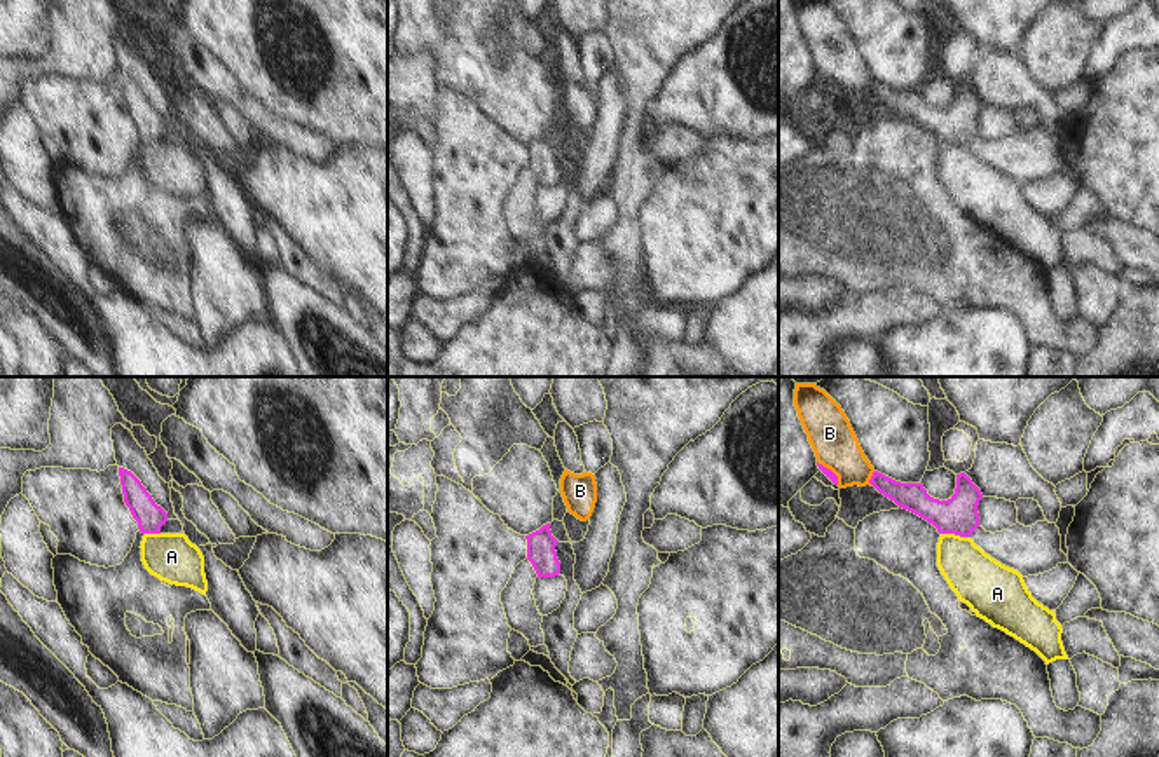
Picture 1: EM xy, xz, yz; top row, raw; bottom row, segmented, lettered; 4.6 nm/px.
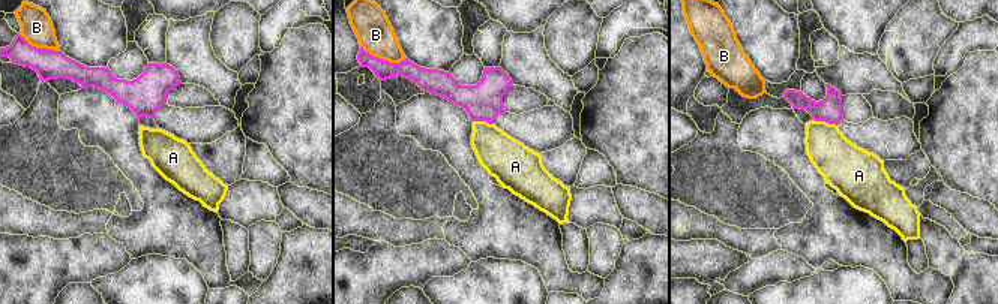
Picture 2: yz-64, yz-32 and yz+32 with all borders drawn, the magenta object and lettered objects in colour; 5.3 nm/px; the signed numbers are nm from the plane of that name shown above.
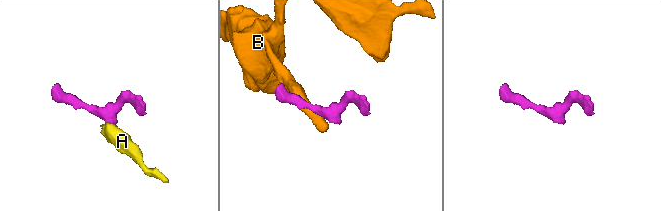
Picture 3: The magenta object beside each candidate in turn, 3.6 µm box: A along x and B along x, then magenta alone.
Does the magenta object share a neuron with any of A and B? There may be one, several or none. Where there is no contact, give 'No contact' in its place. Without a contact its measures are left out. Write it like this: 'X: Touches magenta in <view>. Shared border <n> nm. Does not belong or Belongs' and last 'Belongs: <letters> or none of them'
A: Touches magenta in yz. Shared border 140 nm. Does not belong
B: Touches magenta in yz. Shared border 70 nm. Does not belong
Belongs: none of them

